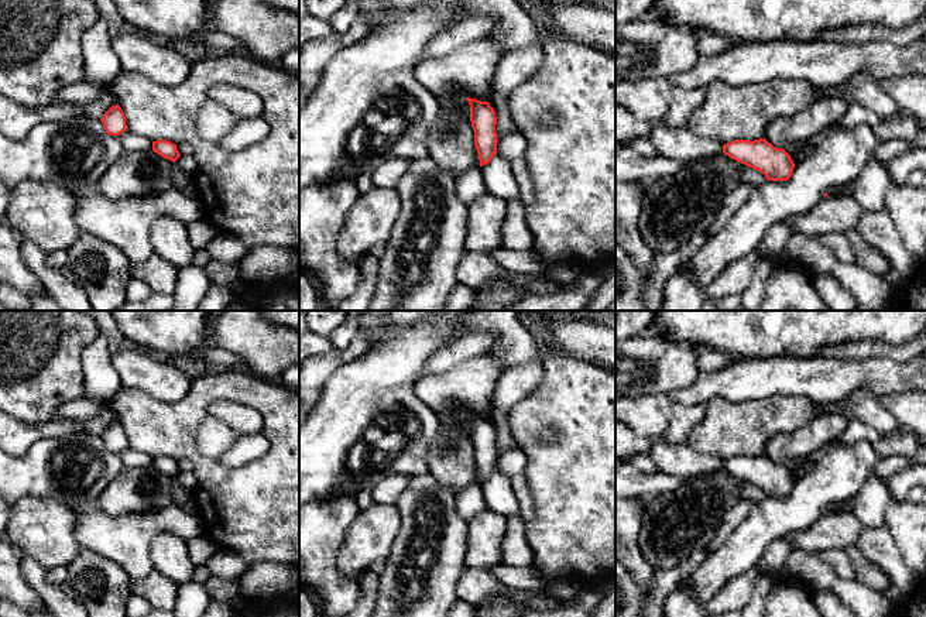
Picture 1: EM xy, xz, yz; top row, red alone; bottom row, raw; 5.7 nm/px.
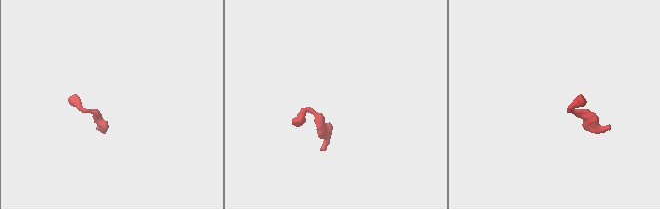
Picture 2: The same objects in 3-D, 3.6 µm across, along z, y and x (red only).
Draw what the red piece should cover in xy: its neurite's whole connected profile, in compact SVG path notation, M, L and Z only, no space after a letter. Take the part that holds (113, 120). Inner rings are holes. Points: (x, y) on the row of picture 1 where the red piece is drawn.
M119 104L112 106L100 119L104 130L110 136L120 136L126 131L126 116Z

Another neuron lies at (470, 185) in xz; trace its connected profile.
M471 167L456 181L456 193L460 202L469 206L487 192L480 167Z

